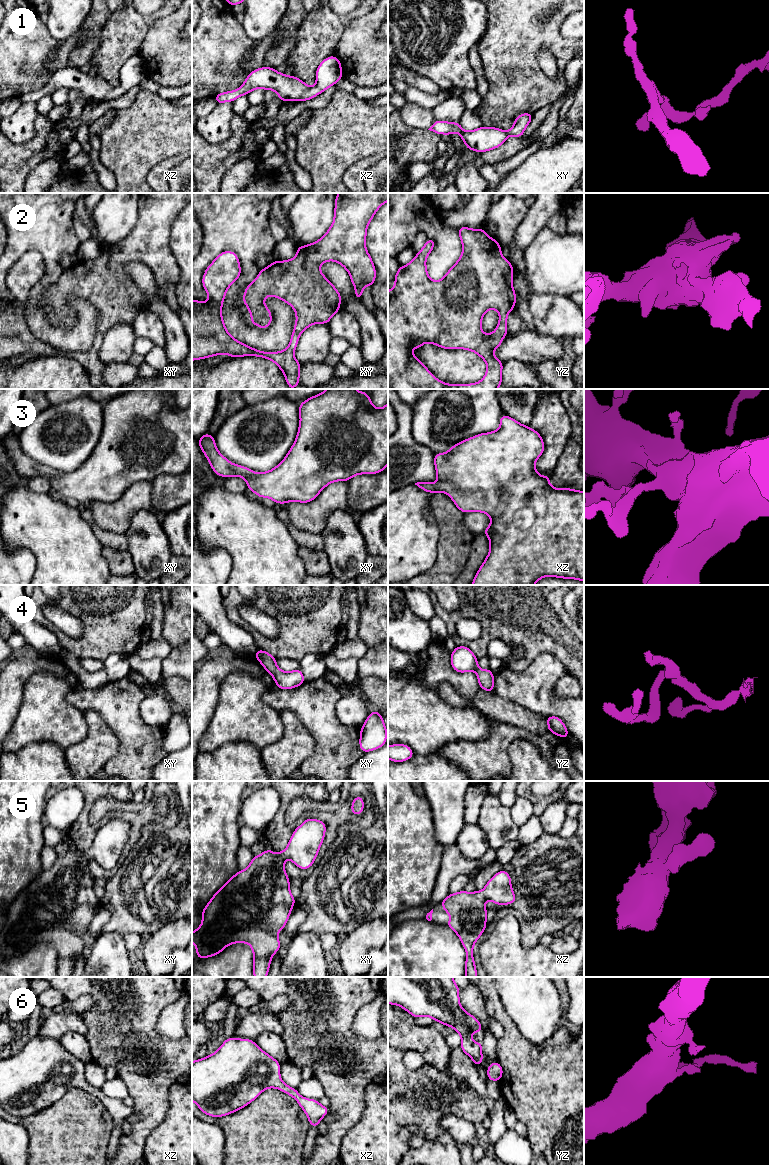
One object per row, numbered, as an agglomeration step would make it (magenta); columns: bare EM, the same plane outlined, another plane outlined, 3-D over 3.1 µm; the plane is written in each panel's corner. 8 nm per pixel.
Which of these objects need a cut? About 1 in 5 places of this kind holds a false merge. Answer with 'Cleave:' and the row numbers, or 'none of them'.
Cleave: none of them

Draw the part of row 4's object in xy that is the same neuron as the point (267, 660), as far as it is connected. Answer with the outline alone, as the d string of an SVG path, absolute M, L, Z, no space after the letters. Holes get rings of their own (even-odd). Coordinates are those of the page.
M257 649L254 656L265 668L265 670L273 676L274 682L279 689L292 689L305 683L303 673L300 669L293 671L282 671L276 664L276 659L266 651Z

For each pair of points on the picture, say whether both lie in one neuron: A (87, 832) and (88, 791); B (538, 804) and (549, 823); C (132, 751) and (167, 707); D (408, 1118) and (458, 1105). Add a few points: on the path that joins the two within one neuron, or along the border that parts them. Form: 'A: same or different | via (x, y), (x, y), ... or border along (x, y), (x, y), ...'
A: same | via (85, 822), (88, 801)
B: different | border along (562, 798), (552, 802), (538, 816)
C: different | border along (138, 707), (140, 717), (147, 724), (162, 729)
D: same | via (420, 1110), (439, 1110), (442, 1107), (446, 1107)

